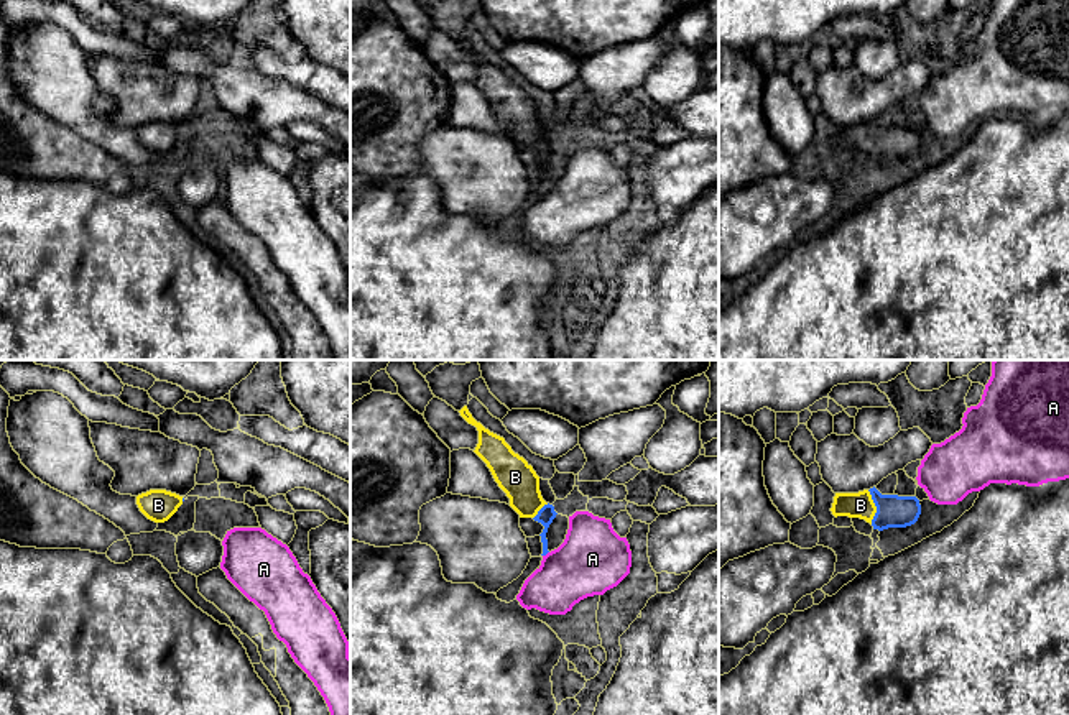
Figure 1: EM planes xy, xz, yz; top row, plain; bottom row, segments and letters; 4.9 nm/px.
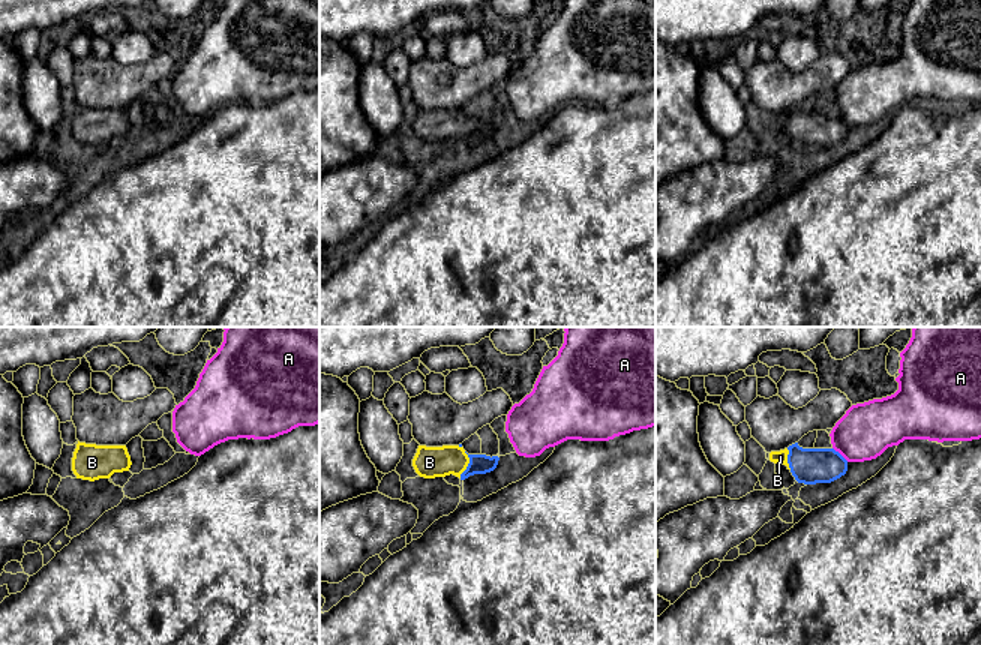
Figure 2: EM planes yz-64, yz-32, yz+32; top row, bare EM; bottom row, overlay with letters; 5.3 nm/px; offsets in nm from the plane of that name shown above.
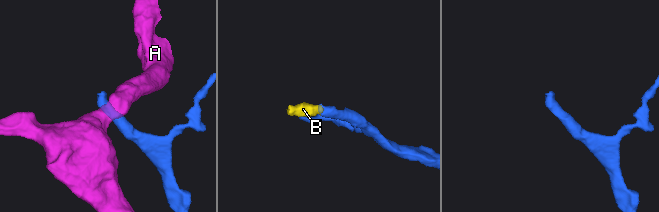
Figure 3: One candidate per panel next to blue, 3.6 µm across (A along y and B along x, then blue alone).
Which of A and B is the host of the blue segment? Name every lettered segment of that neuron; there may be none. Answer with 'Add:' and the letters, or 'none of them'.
Add: B

